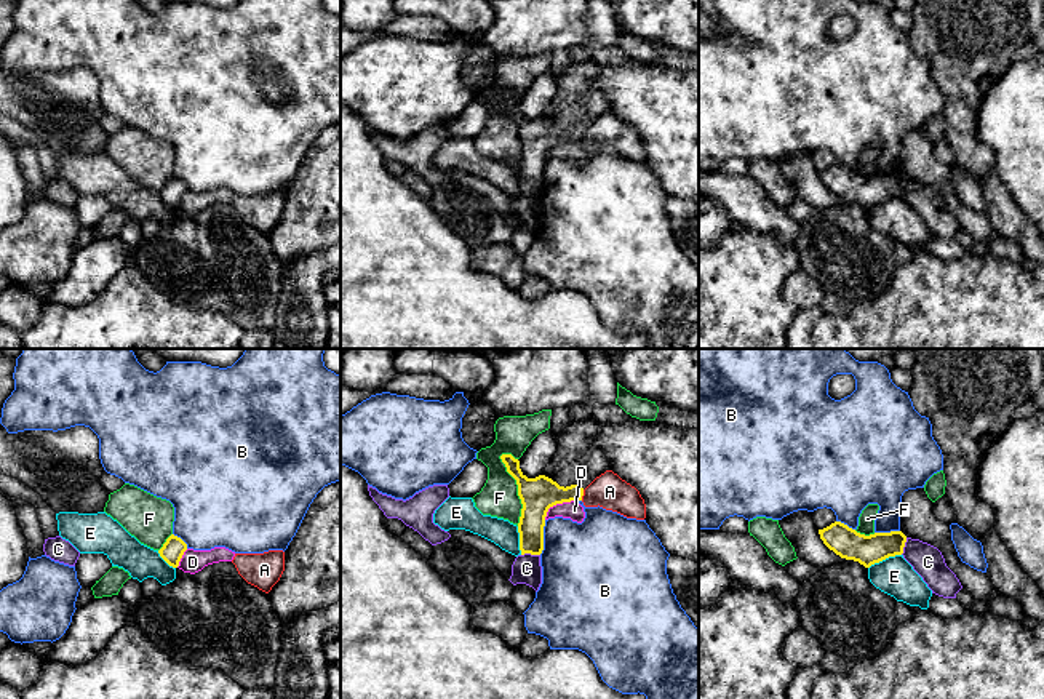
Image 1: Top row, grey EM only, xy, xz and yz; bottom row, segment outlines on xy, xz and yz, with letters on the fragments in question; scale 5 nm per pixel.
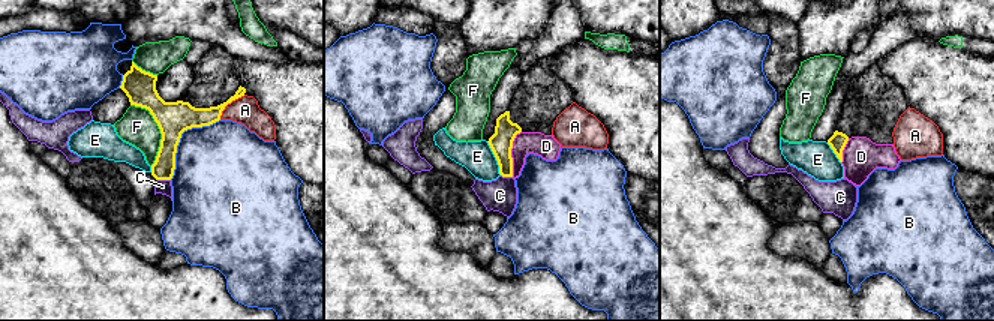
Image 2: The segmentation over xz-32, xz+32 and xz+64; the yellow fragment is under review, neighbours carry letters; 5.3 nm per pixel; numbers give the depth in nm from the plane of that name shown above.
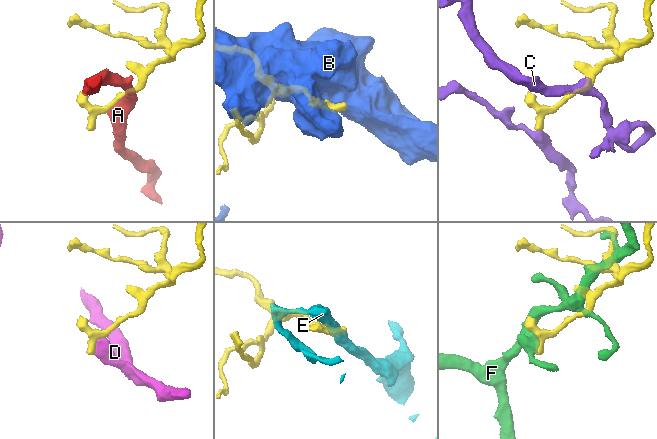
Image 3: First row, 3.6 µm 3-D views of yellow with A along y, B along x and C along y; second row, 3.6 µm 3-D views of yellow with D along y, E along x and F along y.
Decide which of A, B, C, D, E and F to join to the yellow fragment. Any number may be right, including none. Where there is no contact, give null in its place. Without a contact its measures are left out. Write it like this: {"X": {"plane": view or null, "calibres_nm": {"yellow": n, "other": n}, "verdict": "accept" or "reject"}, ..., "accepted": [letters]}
{"A": {"plane": "xz", "calibres_nm": {"yellow": 180, "other": 180}, "verdict": "reject"}, "B": {"plane": "xz", "calibres_nm": {"yellow": 180, "other": 440}, "verdict": "reject"}, "C": {"plane": "xz", "calibres_nm": {"yellow": 140, "other": 150}, "verdict": "reject"}, "D": {"plane": "xz", "calibres_nm": {"yellow": 180, "other": 90}, "verdict": "accept"}, "E": {"plane": "yz", "calibres_nm": {"yellow": 150, "other": 190}, "verdict": "reject"}, "F": {"plane": "xz", "calibres_nm": {"yellow": 180, "other": 190}, "verdict": "reject"}, "accepted": ["D"]}

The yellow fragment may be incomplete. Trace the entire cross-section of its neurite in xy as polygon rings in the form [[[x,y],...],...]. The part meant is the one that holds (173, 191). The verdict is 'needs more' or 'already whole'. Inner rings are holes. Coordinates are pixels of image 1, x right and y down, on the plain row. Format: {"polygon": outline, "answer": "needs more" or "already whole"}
{"polygon": [[[174,176],[166,181],[158,195],[169,208],[190,216],[195,216],[213,205],[232,203],[235,198],[235,194],[225,189],[214,189],[211,192],[189,190],[187,186]]], "answer": "needs more"}

